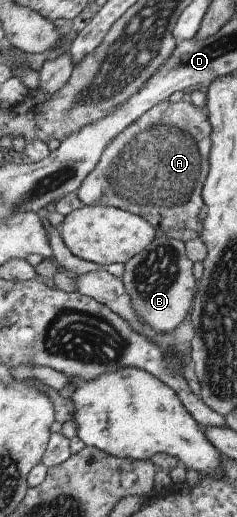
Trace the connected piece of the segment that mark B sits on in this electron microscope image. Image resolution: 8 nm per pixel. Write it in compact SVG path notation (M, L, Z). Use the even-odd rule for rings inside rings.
M158 234L147 249L125 263L122 282L131 298L135 314L155 332L173 332L191 309L198 282L194 278L193 262L186 254L185 243L171 236Z

